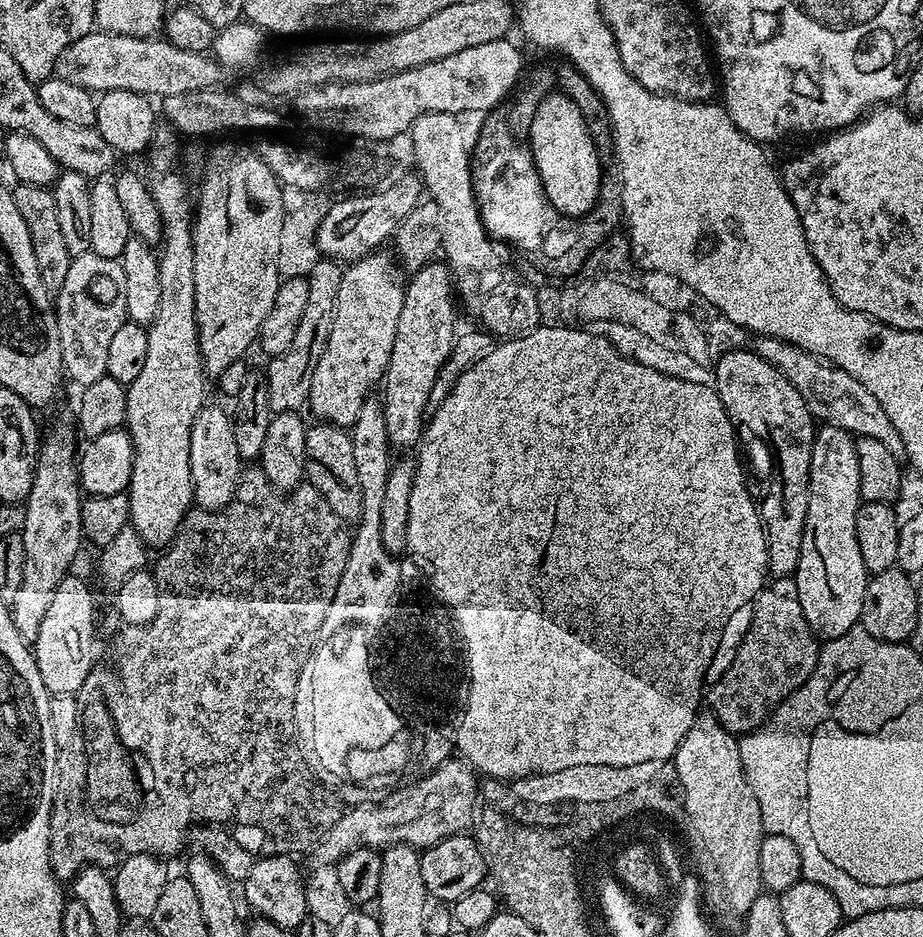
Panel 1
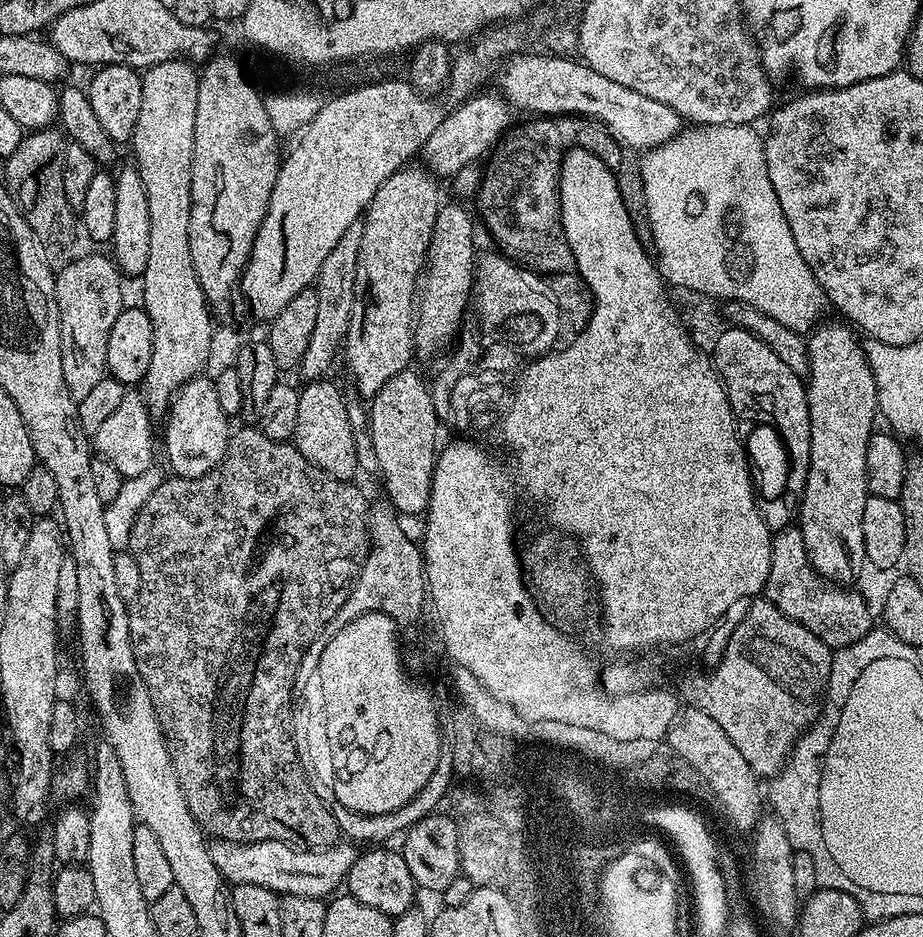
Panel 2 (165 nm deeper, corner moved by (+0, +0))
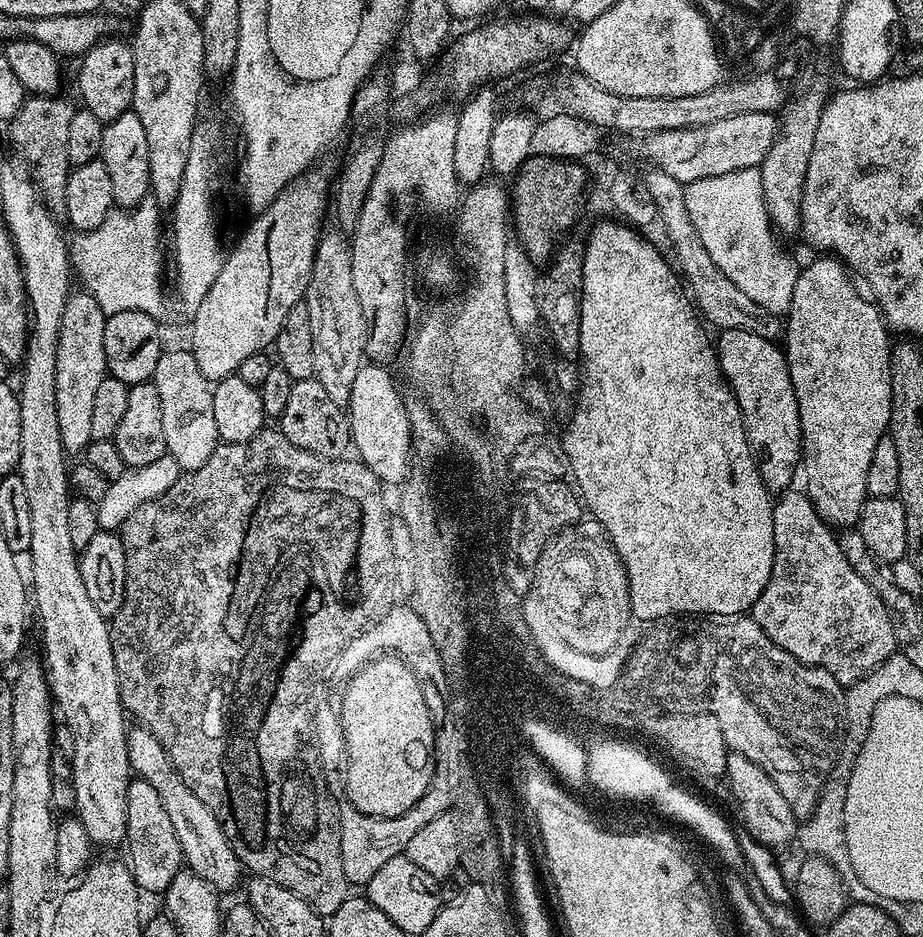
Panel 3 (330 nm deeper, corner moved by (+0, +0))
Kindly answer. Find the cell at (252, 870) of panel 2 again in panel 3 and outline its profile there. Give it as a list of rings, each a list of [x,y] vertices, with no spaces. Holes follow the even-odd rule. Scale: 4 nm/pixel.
[[[143,726],[135,727],[127,729],[128,765],[139,779],[150,782],[150,786],[158,790],[158,798],[162,798],[162,806],[166,806],[166,814],[170,814],[174,834],[178,834],[183,863],[194,874],[198,874],[198,878],[210,882],[210,886],[217,892],[227,894],[239,882],[242,865],[234,854],[218,818],[214,818],[210,806],[203,804],[198,794],[194,794],[194,790],[190,790],[186,782],[182,782],[182,774],[174,770],[162,742],[154,738],[152,731]]]

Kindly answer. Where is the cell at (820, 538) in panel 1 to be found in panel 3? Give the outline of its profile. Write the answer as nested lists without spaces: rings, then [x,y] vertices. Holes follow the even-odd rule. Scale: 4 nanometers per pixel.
[[[812,268],[801,275],[796,292],[792,295],[792,309],[786,313],[788,365],[802,414],[800,447],[803,487],[825,524],[840,530],[859,521],[864,501],[869,497],[866,473],[870,467],[870,458],[874,454],[874,446],[878,446],[880,439],[888,432],[892,373],[892,360],[888,356],[890,340],[876,319],[875,311],[861,300],[855,300],[830,269]]]

